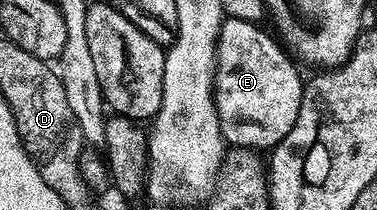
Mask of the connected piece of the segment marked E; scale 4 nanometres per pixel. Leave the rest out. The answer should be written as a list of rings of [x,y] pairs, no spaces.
[[[223,18],[218,34],[218,65],[214,70],[214,104],[222,126],[222,138],[231,148],[253,149],[258,153],[266,153],[280,141],[284,141],[284,137],[292,133],[292,125],[296,125],[304,75],[298,72],[297,65],[282,52],[281,45],[260,28],[258,23]]]

